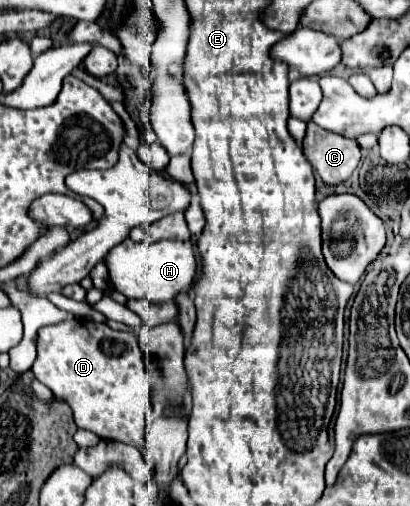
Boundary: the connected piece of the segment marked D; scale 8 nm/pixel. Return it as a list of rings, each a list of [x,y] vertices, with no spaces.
[[[70,319],[70,321],[62,321],[62,323],[56,323],[56,325],[42,327],[38,331],[36,347],[38,347],[38,357],[36,357],[34,365],[32,365],[32,371],[34,371],[36,379],[40,379],[40,383],[44,383],[58,399],[68,401],[68,405],[72,407],[74,423],[76,423],[78,429],[92,431],[104,441],[118,441],[118,443],[126,443],[126,445],[134,445],[134,447],[142,447],[144,445],[146,411],[148,411],[148,373],[146,373],[146,367],[144,367],[144,353],[140,351],[140,341],[138,341],[138,333],[136,331],[114,331],[106,323],[96,323],[92,319]]]

